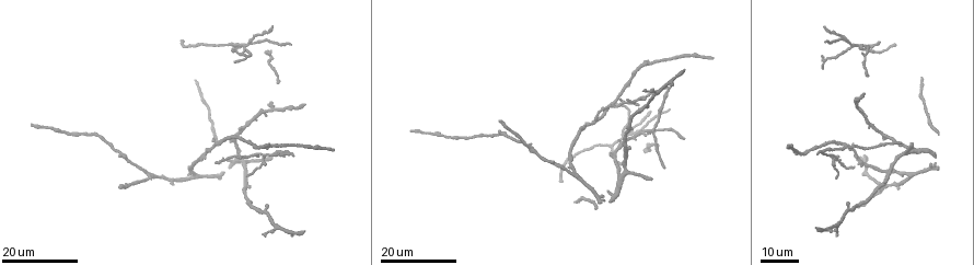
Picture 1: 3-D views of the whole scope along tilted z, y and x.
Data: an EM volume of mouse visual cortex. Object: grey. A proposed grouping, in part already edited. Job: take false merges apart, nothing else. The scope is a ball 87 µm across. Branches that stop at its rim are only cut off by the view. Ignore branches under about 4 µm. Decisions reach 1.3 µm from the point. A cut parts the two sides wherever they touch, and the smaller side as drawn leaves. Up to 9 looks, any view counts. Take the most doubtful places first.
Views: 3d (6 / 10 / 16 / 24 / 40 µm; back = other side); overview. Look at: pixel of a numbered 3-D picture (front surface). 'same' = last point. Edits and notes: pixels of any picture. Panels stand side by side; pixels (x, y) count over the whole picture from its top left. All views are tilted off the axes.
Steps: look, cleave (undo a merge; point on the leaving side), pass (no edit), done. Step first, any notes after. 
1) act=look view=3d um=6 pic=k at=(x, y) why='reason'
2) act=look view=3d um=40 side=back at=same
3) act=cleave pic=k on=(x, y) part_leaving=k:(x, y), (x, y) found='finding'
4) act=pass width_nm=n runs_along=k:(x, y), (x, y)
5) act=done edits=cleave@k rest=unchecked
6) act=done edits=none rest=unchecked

act=look view=3d um=24 pic=1 at=(822, 151) why='three arms meet'

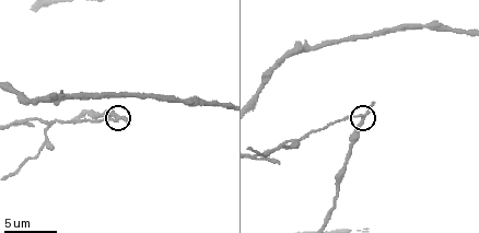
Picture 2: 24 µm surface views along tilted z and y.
act=look view=3d um=10 pic=2 at=(362, 121)

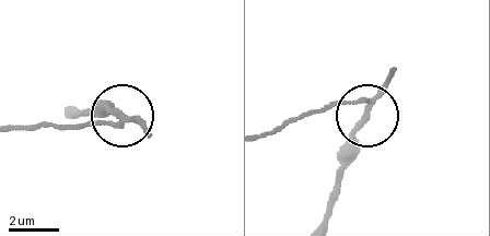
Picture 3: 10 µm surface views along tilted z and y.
act=look view=3d um=10 side=back pic=3 at=(366, 112)

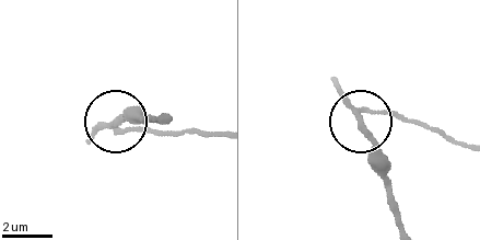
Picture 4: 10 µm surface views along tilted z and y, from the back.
act=pass width_nm=210 runs_along=4:(464, 147), (401, 120), (363, 116), (360, 127), (387, 166) found='continuous, no second cell'

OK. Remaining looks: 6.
act=look view=3d um=16 pic=1 at=(274, 109) why='looks like a crossing'

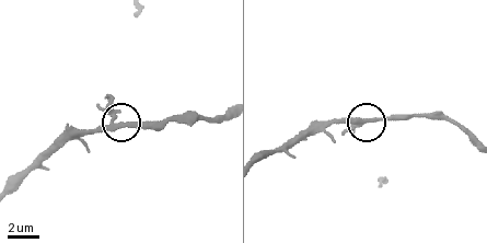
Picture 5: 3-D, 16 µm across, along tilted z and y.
act=look view=3d um=6 pic=5 at=(114, 117)

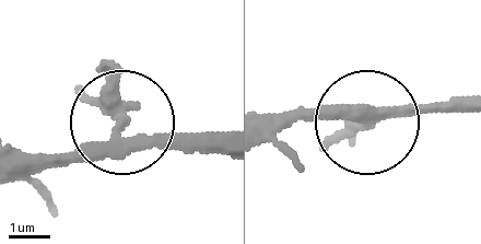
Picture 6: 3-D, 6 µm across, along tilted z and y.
act=pass width_nm=270 runs_along=6:(26, 176), (120, 125), (225, 130) found='all the same cell'

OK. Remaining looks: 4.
act=look view=3d um=10 pic=2 at=(49, 125) why='three arms meet'

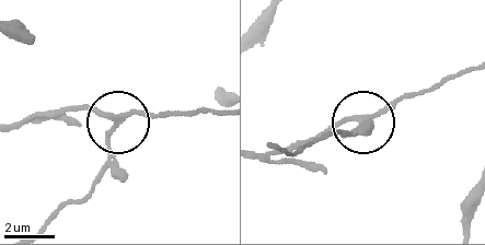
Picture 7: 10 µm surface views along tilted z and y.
act=pass arms=3 found='one cell here'

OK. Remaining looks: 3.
act=look view=3d um=16 pic=1 at=(528, 144)

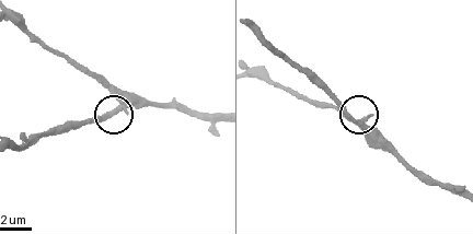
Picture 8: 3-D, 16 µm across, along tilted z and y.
act=look view=3d um=10 pic=8 at=(114, 110)

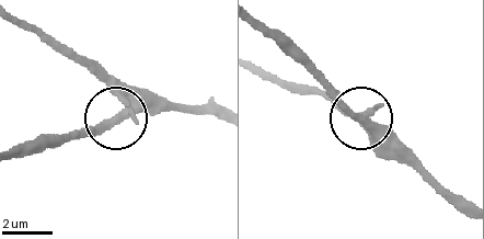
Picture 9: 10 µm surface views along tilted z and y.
act=pass width_nm=350 runs_along=9:(465, 206), (396, 156), (324, 77) found='continuous, no second cell'

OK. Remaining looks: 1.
act=done edits=none rest=unchecked

